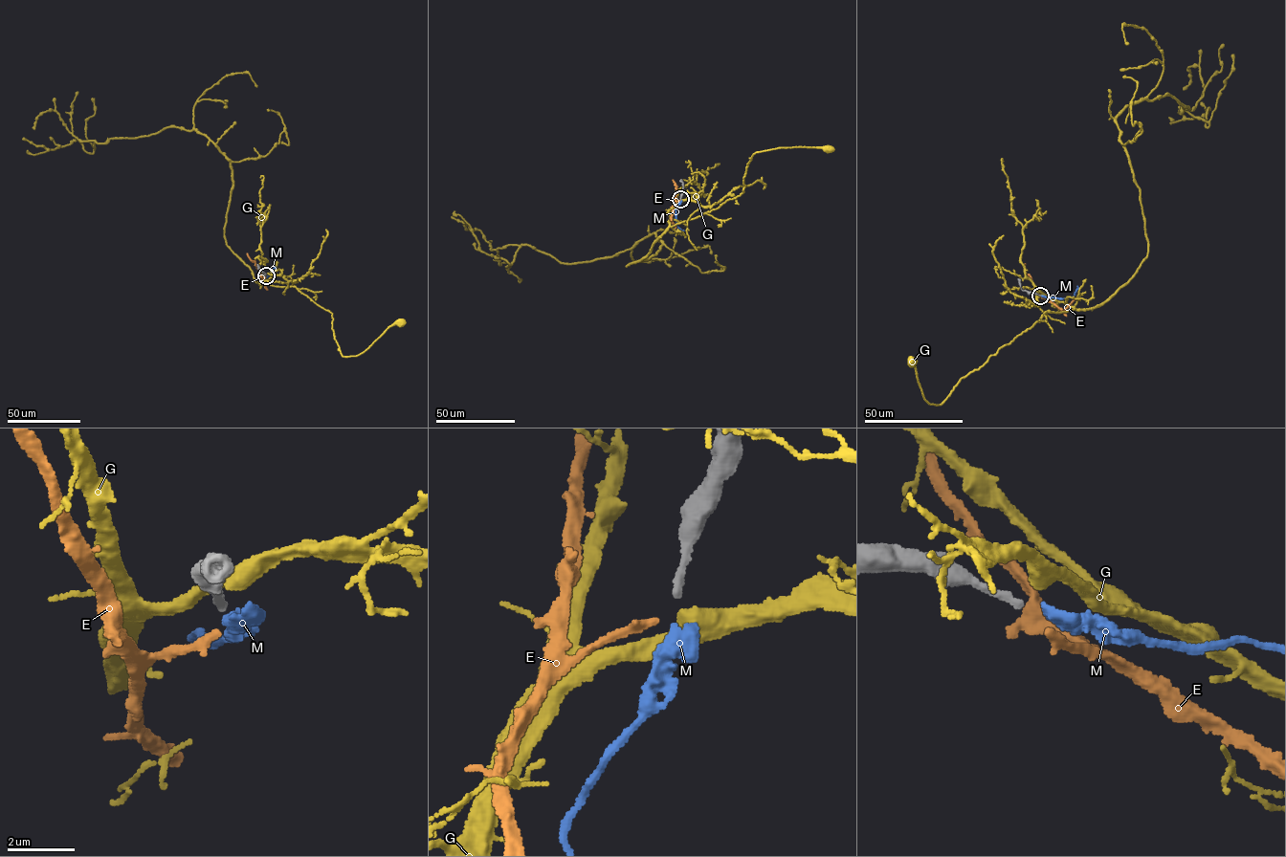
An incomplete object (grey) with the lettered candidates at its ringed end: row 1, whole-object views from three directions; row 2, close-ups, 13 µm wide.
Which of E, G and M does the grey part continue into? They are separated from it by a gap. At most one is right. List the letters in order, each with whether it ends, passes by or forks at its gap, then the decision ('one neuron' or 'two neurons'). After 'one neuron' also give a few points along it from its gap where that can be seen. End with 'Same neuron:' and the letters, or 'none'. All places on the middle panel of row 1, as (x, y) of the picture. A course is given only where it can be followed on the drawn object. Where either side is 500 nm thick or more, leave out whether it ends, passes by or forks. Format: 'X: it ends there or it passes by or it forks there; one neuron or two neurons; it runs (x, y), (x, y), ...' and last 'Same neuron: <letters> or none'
E: it ends there; two neurons
G: it passes by; two neurons
M: it passes by; one neuron; it runs (680, 200), (675, 210), (676, 227), (683, 230)
Same neuron: M

